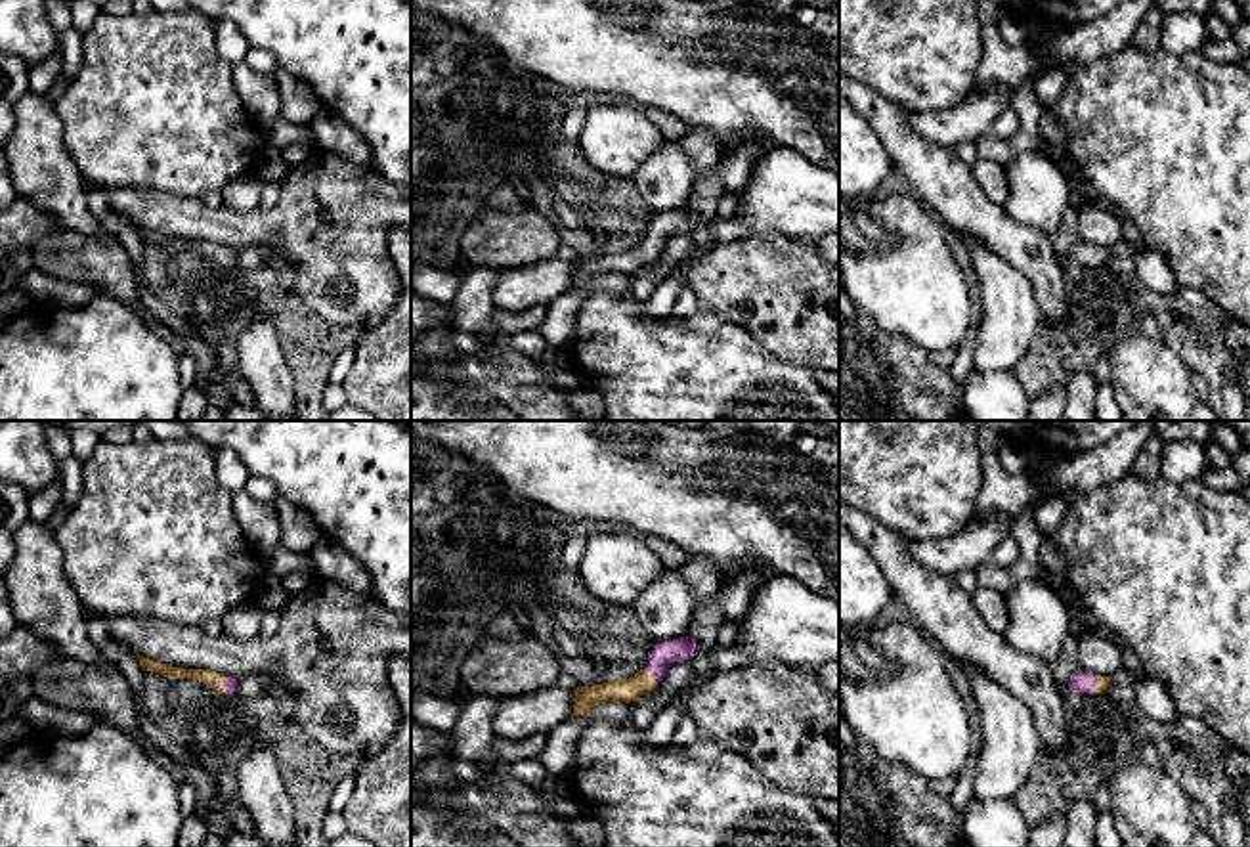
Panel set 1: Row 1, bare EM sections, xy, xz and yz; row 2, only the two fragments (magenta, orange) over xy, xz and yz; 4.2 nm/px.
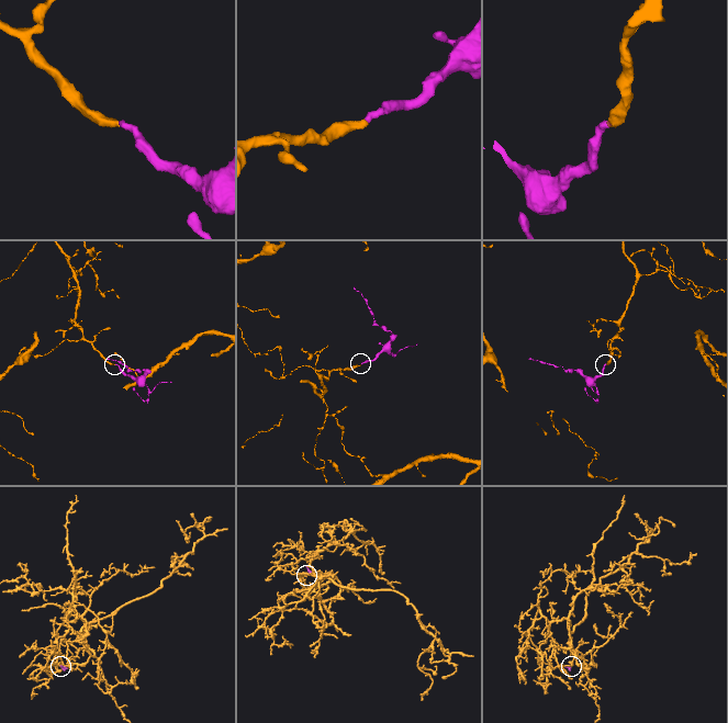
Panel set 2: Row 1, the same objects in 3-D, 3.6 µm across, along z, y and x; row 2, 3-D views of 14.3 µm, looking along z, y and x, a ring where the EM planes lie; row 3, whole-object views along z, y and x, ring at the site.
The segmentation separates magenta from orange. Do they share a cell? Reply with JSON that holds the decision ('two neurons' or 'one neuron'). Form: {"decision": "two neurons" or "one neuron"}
{"decision": "one neuron"}

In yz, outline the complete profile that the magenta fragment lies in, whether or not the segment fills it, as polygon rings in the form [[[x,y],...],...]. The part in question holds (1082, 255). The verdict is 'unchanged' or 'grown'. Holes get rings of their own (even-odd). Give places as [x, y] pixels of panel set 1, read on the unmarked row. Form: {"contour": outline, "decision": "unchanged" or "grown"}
{"contour": [[[1078,241],[1068,252],[1068,262],[1076,266],[1105,266],[1109,254],[1110,254],[1110,249],[1101,249],[1101,247],[1093,247],[1084,241]]], "decision": "grown"}

